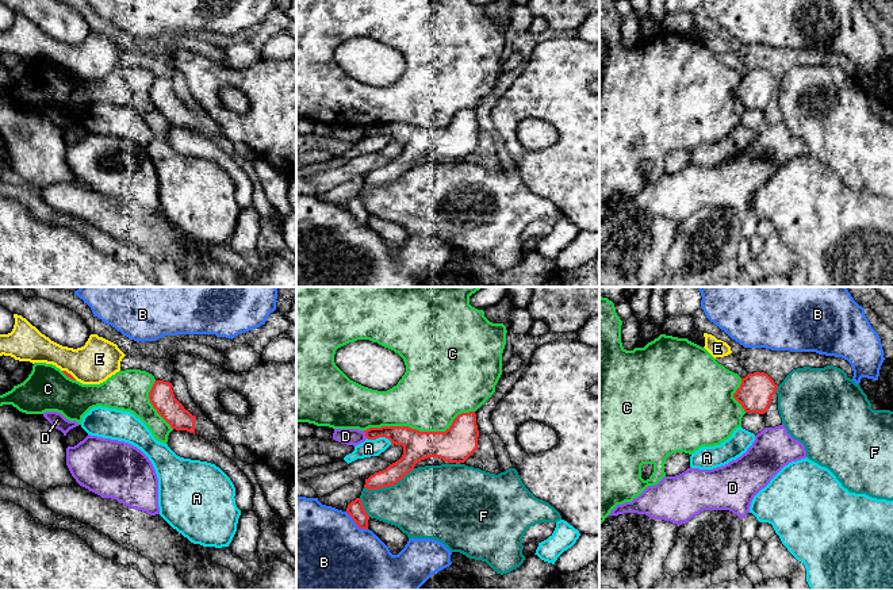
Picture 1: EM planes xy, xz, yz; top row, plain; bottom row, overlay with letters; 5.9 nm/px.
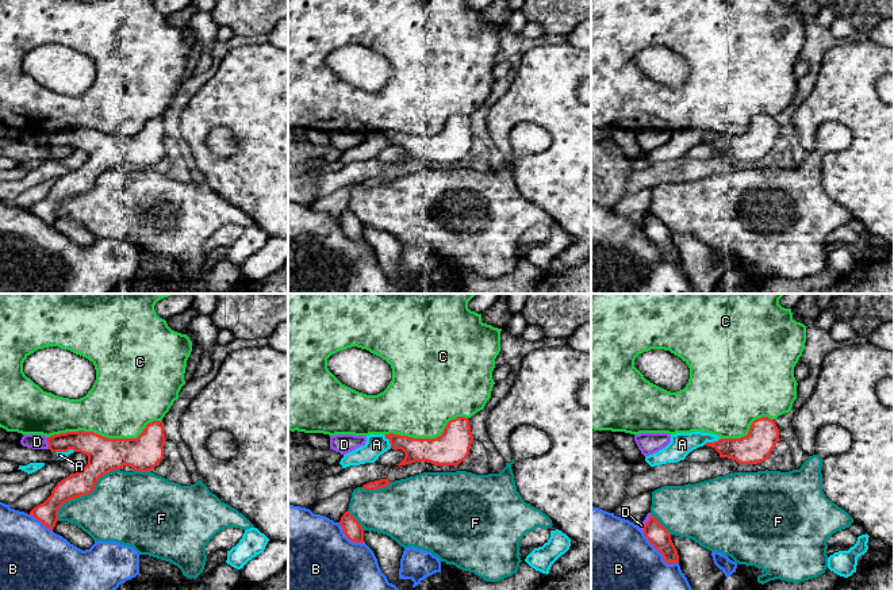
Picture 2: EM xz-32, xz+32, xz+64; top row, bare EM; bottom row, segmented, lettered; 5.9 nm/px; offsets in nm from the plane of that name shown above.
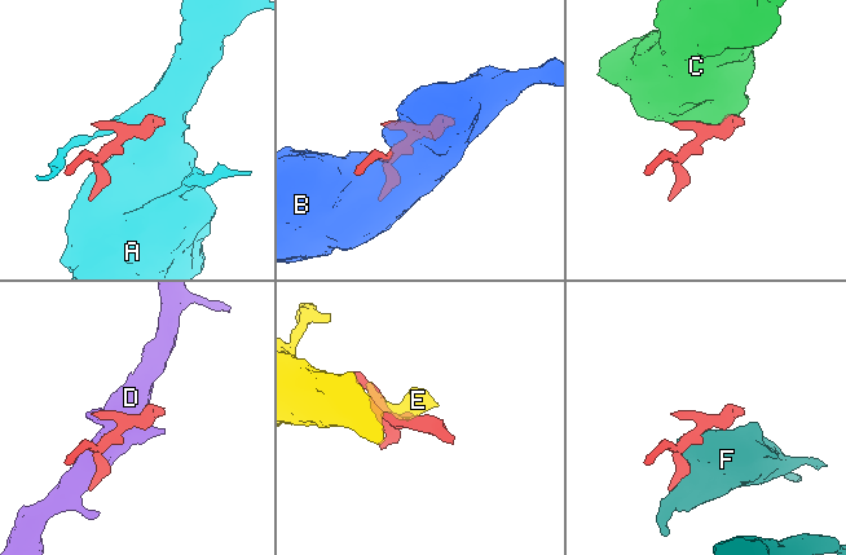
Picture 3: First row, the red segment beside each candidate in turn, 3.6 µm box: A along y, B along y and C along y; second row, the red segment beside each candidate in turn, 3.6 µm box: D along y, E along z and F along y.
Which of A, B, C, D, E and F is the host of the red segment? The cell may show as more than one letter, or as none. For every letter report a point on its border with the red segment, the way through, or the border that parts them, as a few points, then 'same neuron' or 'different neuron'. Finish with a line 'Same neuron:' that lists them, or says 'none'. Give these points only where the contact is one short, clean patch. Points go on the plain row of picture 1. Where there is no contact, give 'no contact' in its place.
A: xz (379, 133) | different neuron
B: xz (356, 221) | different neuron
C: xz (418, 127) | different neuron
D: xz (365, 131) | different neuron
E: xy (69, 71) | different neuron
F: xz (388, 182) | different neuron
Same neuron: none

